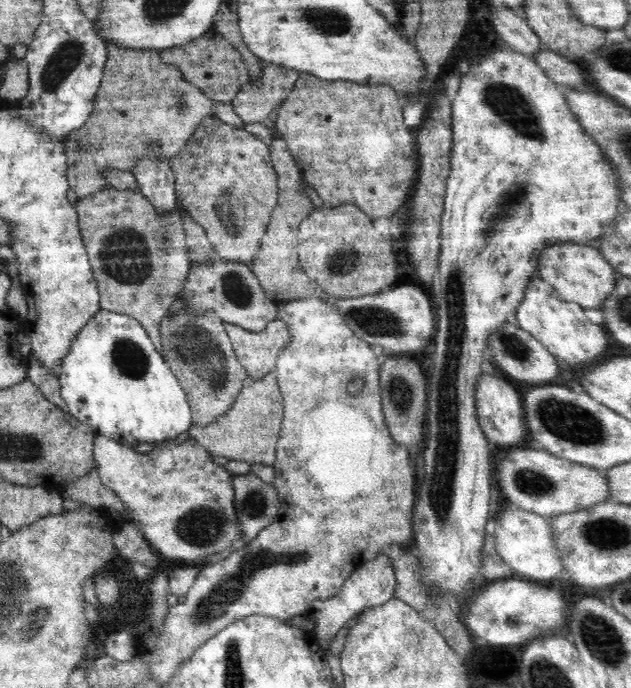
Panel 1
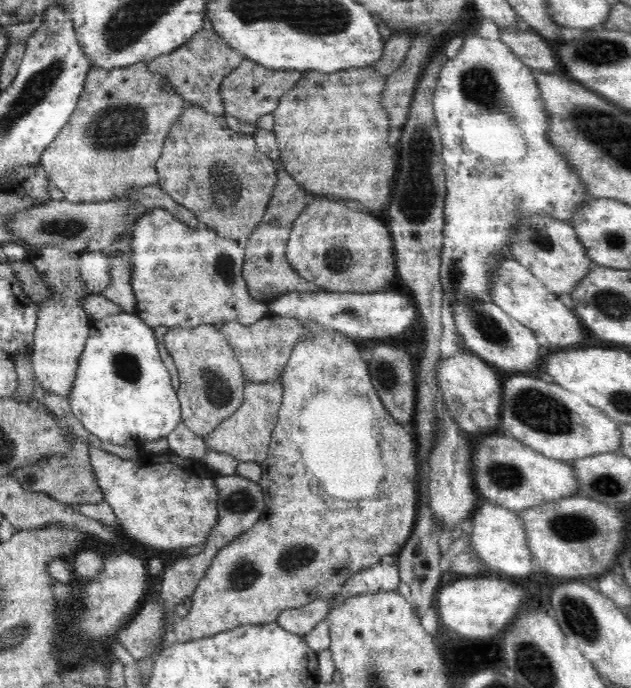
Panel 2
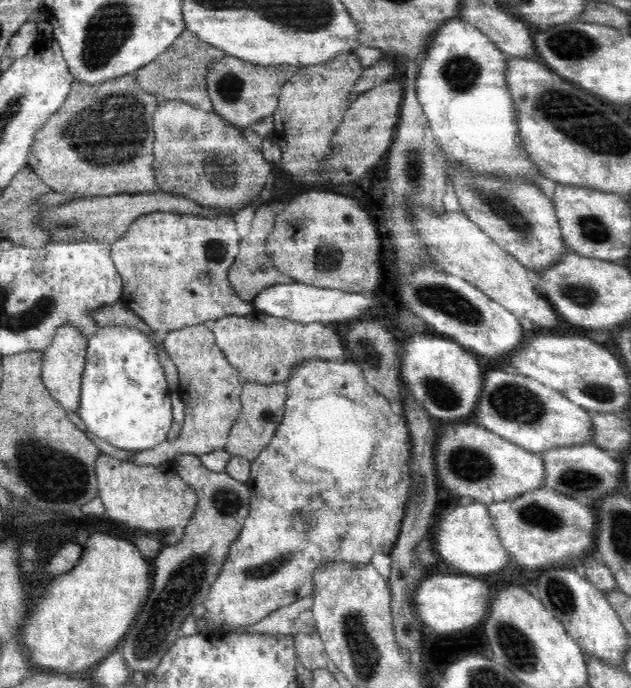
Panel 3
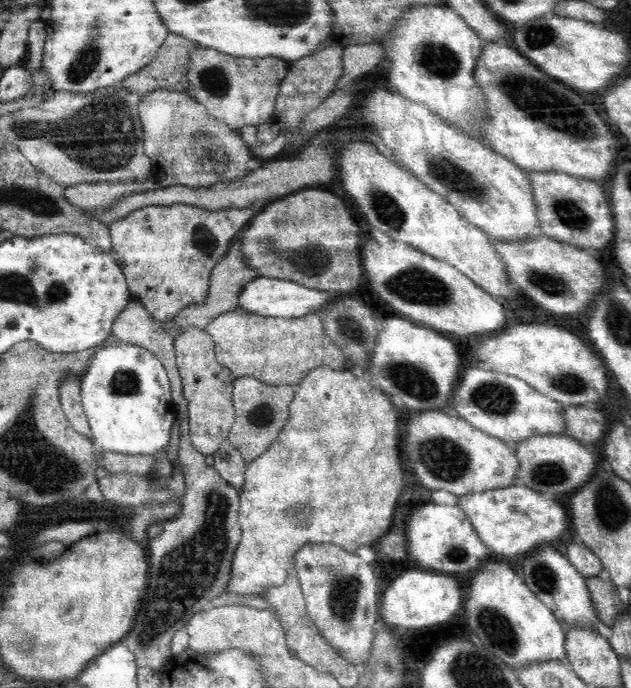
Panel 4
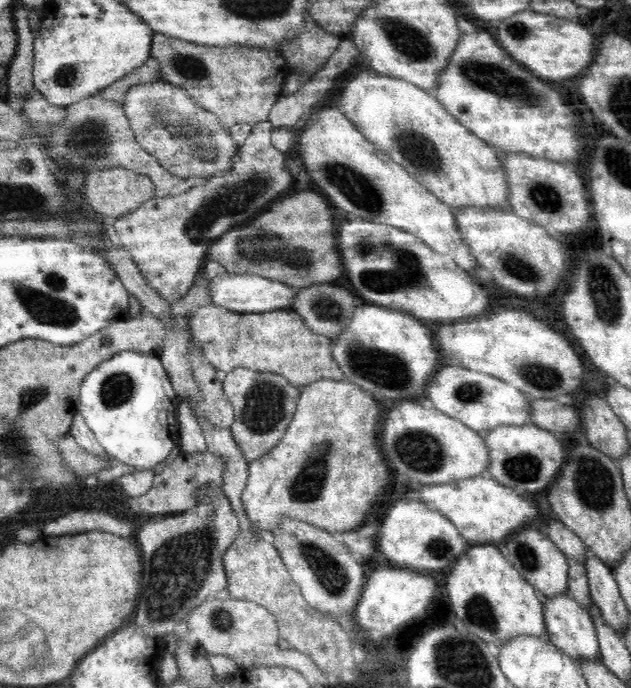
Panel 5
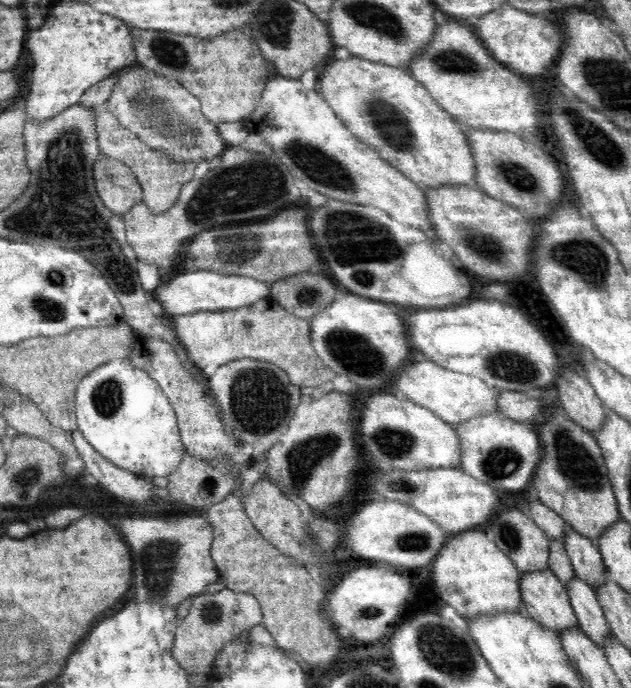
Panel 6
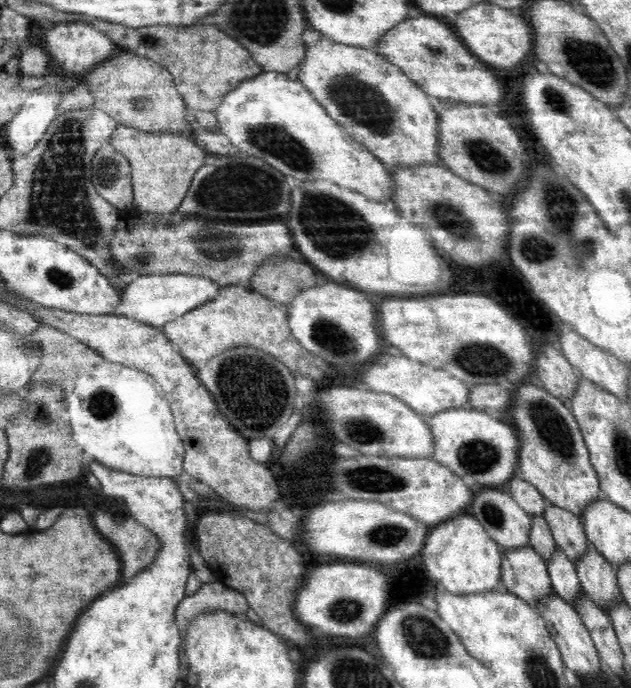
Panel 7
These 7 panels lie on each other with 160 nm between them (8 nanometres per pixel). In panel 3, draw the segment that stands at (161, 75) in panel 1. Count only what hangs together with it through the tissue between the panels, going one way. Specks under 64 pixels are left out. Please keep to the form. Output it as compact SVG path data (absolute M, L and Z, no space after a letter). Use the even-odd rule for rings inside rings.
M128 73L97 85L74 80L66 102L36 132L36 140L28 154L29 166L53 192L72 195L79 199L159 191L153 166L152 124L159 103L154 95L138 85L135 73Z

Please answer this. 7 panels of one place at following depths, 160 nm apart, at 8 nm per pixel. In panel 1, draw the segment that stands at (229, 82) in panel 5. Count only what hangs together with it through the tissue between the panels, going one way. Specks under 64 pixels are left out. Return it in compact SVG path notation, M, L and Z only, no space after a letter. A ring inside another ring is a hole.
M262 63L262 74L260 74L260 78L258 78L256 82L248 80L248 82L240 88L240 92L231 100L232 105L234 105L234 111L236 111L236 114L238 114L245 123L262 123L265 118L270 116L270 112L272 112L274 108L278 108L283 100L288 98L300 75L300 72L289 69L288 67Z

